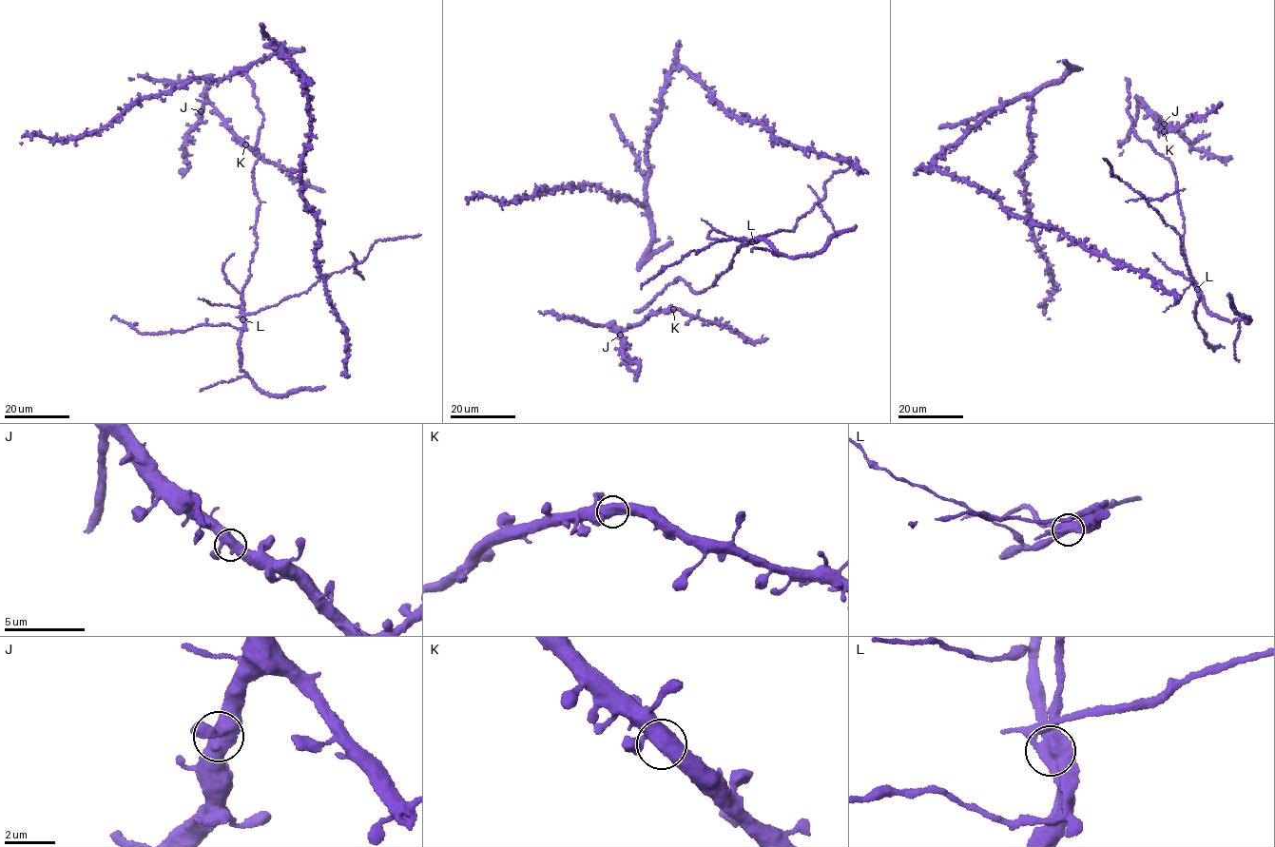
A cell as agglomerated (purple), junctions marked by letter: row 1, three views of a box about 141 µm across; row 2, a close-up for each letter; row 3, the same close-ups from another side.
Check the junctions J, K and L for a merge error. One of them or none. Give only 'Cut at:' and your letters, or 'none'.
Cut at: L

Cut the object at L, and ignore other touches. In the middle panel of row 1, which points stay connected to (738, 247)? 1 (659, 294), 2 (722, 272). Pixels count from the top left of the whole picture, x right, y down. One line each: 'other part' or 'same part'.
1: same part
2: same part

